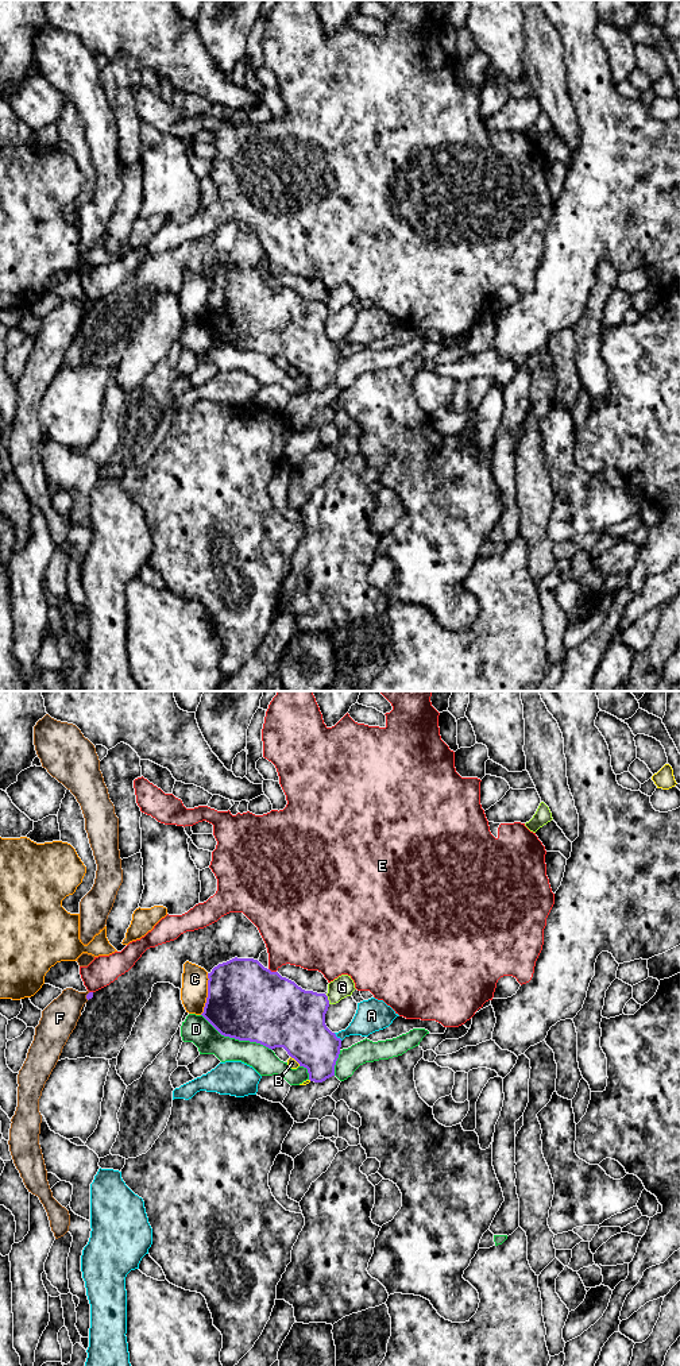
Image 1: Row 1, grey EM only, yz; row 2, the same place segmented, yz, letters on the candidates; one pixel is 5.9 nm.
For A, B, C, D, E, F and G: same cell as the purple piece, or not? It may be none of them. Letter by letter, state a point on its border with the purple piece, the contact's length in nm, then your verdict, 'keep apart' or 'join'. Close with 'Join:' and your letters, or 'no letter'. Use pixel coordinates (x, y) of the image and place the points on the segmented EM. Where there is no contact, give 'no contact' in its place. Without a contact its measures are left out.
A: yz (336, 1037) | 70 nm | keep apart
B: yz (296, 1060) | 90 nm | keep apart
C: yz (208, 994) | 260 nm | keep apart
D: yz (236, 1038) | 480 nm | keep apart
E: yz (273, 972) | 50 nm | keep apart
F: yz (87, 996) | 50 nm | keep apart
G: yz (327, 999) | 60 nm | keep apart
Join: no letter

